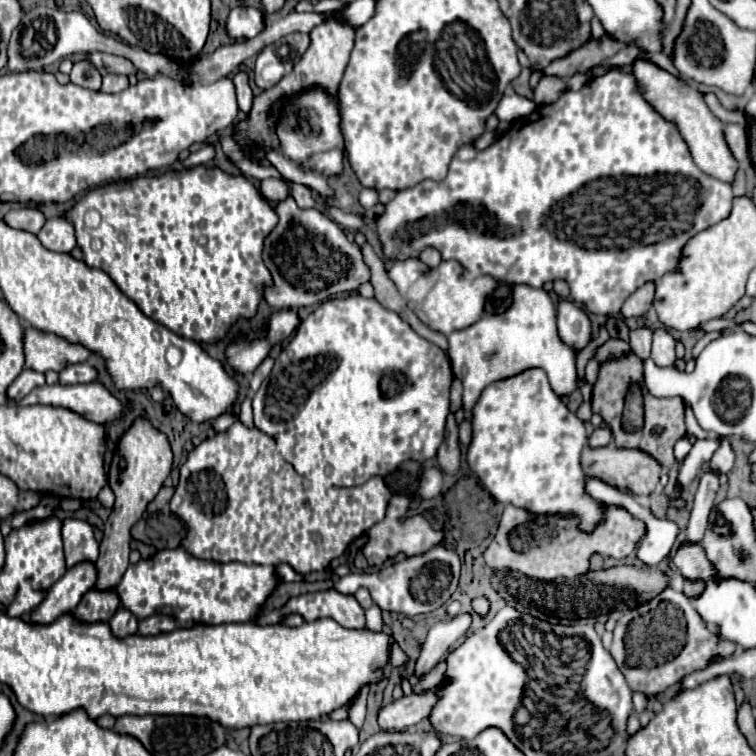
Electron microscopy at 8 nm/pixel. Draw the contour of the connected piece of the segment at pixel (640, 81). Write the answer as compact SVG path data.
M636 59L632 63L632 75L636 79L638 91L644 97L644 101L650 103L658 115L662 115L666 121L670 121L678 127L682 139L686 141L686 145L692 153L694 163L704 173L708 173L720 181L730 183L734 179L736 169L738 169L738 161L734 161L734 157L732 157L732 153L730 153L730 149L722 137L724 123L708 109L706 101L696 91L696 87L690 85L686 79L668 73L666 69L658 67L656 63L652 63L648 59Z

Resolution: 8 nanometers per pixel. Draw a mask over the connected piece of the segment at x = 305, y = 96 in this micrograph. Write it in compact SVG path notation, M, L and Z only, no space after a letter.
M312 89L310 93L302 93L294 101L290 101L284 115L286 117L282 117L282 125L278 125L282 153L290 161L296 161L308 169L316 169L322 175L340 175L344 141L338 133L338 101L318 89Z

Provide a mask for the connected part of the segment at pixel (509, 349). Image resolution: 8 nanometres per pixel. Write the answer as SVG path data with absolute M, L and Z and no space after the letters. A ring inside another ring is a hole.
M530 285L514 287L514 301L506 313L484 315L474 325L452 331L448 335L448 353L454 363L454 375L464 383L464 411L470 419L470 409L478 401L482 389L502 377L510 377L528 367L542 367L550 379L554 393L570 395L576 389L576 361L572 349L558 337L556 307L544 289ZM526 347L526 355L522 353Z

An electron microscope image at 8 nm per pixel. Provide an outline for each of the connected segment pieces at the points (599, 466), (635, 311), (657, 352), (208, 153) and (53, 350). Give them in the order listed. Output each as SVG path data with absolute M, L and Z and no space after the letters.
M586 445L582 449L582 469L586 475L596 477L596 479L600 479L612 487L628 487L638 497L650 495L658 487L660 473L662 473L662 465L652 455L648 455L646 451L622 449L616 445L604 445L604 447Z
M648 281L642 287L638 287L624 303L622 307L622 315L624 317L640 317L648 311L648 307L652 305L654 299L654 283Z
M656 329L652 333L652 359L656 361L656 365L662 365L662 367L672 365L676 359L674 347L676 347L676 341L666 329Z
M203 146L199 151L190 153L182 164L186 168L194 167L200 164L205 164L215 157L215 149L213 146Z
M30 323L26 325L26 337L24 337L24 353L26 353L26 367L46 373L46 371L62 371L66 365L84 363L86 359L96 357L88 347L82 343L70 343L64 337L58 337L54 333L46 333L40 329L34 329Z

